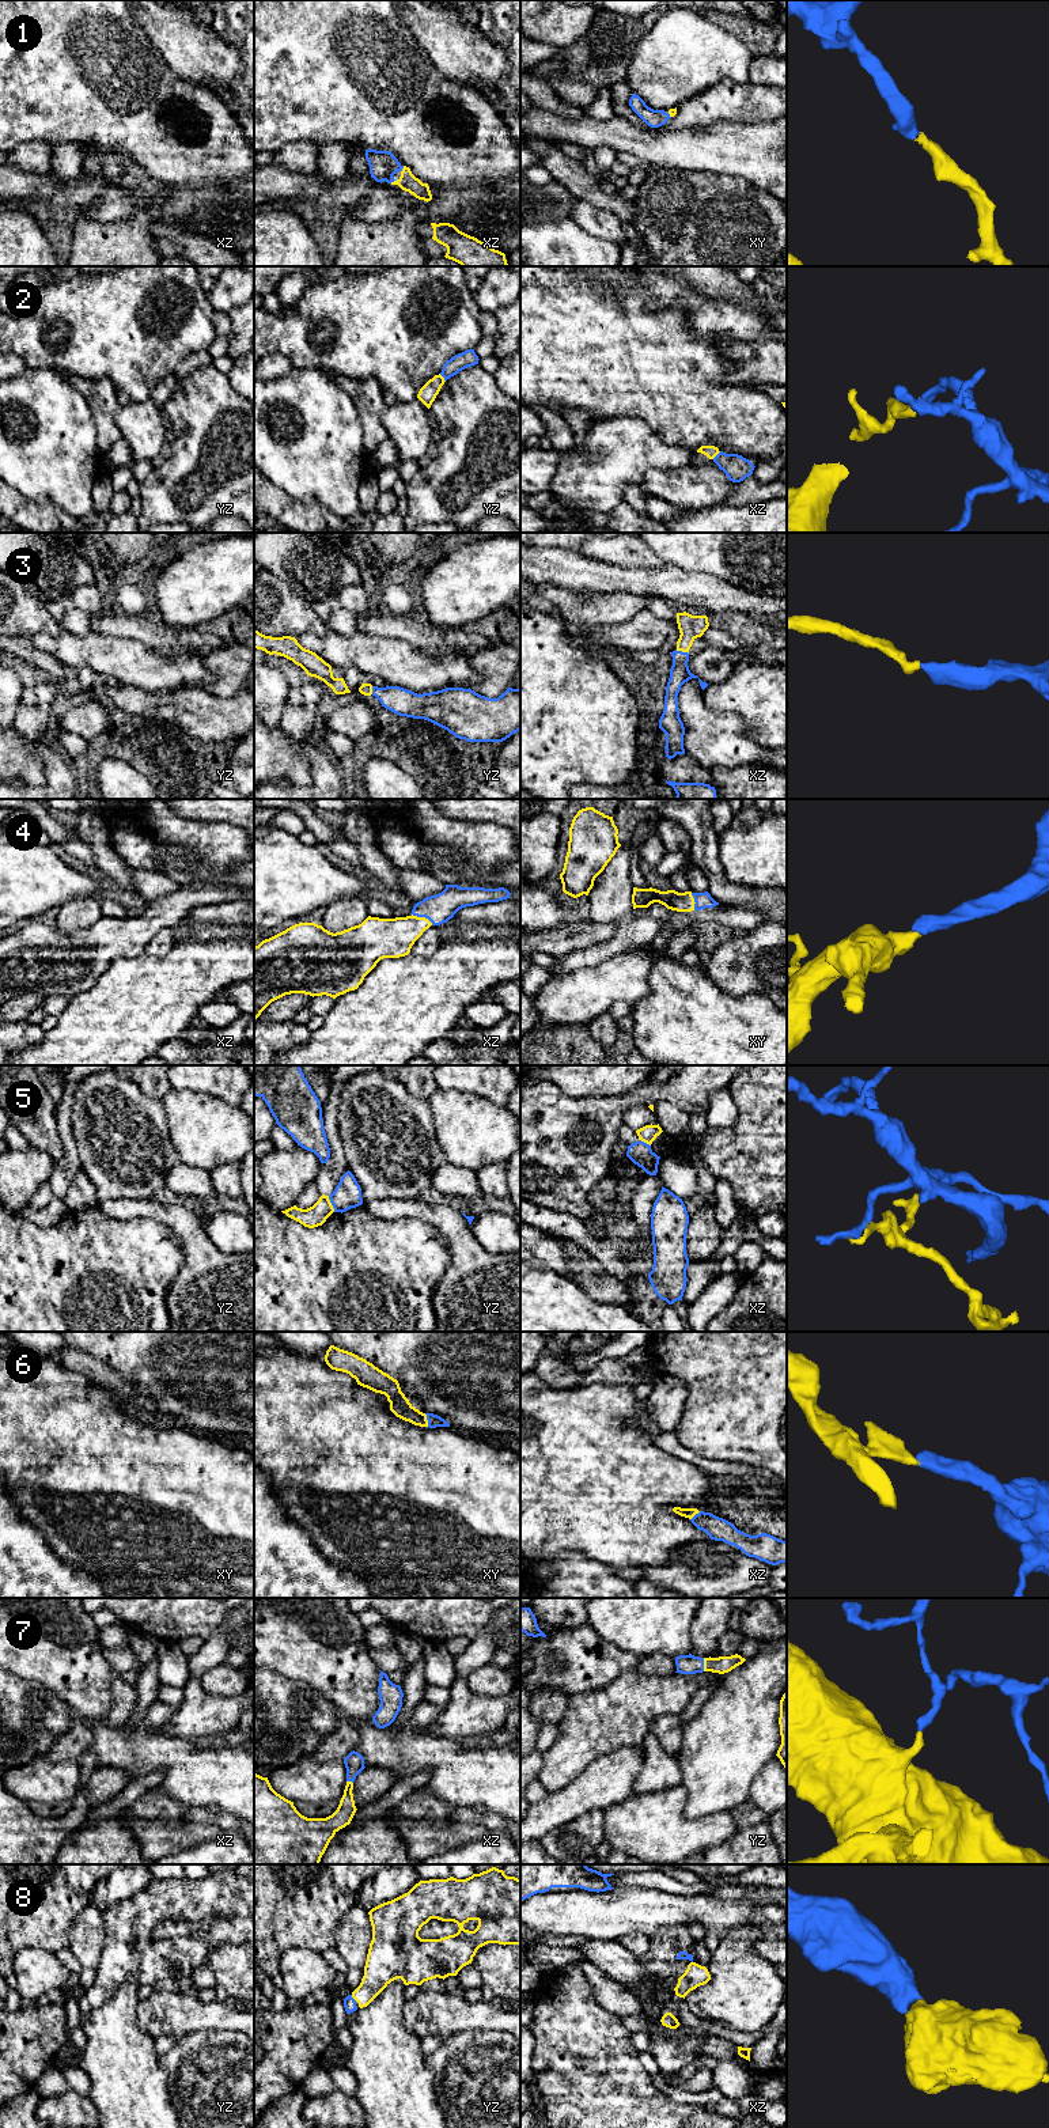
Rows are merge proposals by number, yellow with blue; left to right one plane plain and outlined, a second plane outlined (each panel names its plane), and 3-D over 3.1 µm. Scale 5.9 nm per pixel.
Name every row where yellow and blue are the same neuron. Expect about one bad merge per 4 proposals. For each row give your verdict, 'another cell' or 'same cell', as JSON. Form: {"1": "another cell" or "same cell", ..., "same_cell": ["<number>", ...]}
{"1": "same cell", "2": "another cell", "3": "same cell", "4": "same cell", "5": "another cell", "6": "same cell", "7": "same cell", "8": "same cell", "same_cell": ["1", "3", "4", "6", "7", "8"]}

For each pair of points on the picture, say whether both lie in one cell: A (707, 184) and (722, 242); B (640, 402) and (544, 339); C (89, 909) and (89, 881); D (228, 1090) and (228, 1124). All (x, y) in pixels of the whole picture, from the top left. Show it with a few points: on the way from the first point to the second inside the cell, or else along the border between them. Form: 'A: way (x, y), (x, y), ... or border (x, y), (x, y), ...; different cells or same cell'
A: way (707, 199), (707, 227); same cell
B: way (616, 381), (574, 339), (568, 339); same cell
C: border (95, 897), (74, 898), (59, 907); different cells
D: border (199, 1091), (216, 1095), (238, 1106); different cells

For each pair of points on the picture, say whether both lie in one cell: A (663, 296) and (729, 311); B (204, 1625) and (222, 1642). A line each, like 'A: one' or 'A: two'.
A: one
B: two

